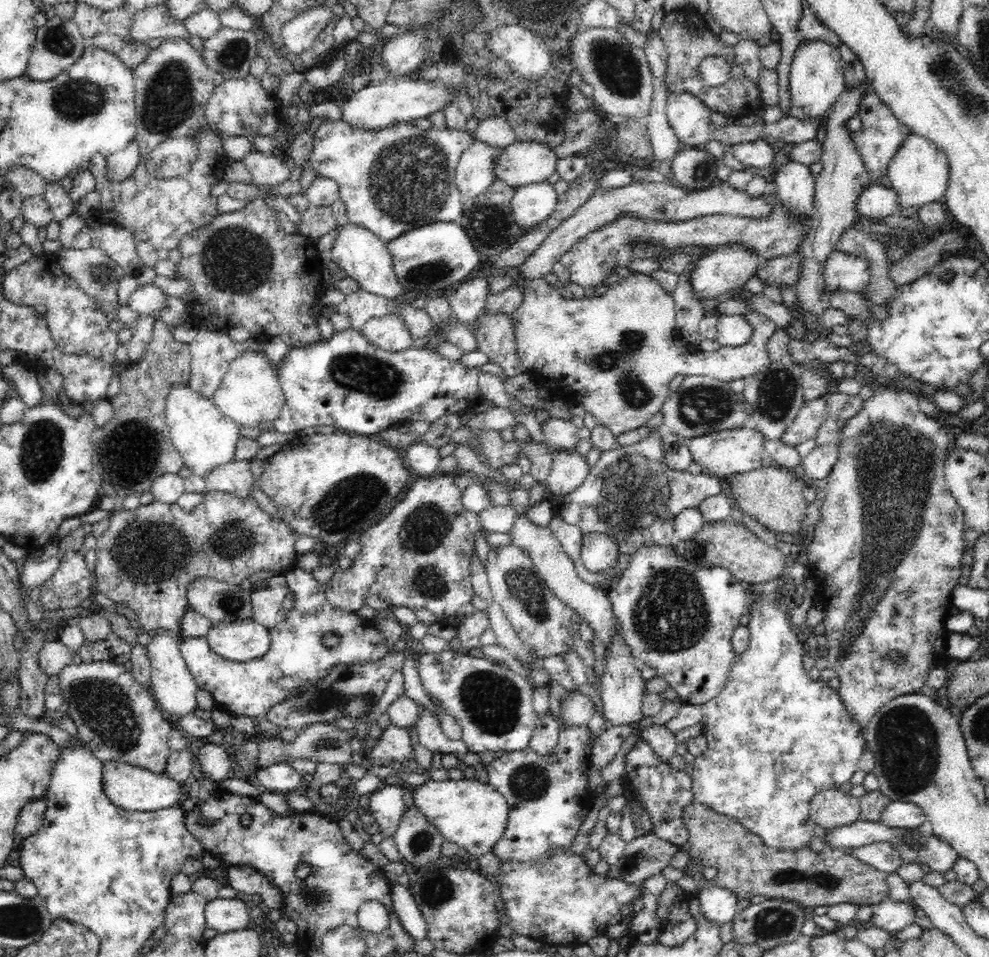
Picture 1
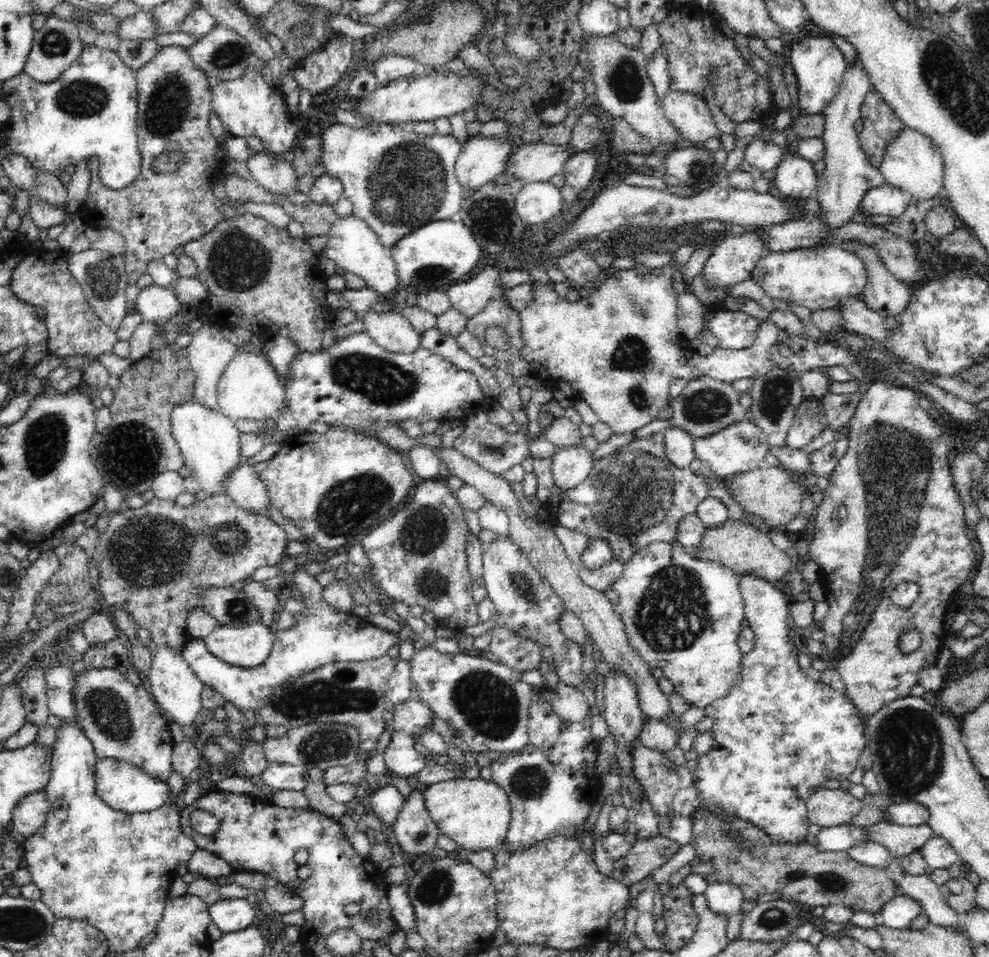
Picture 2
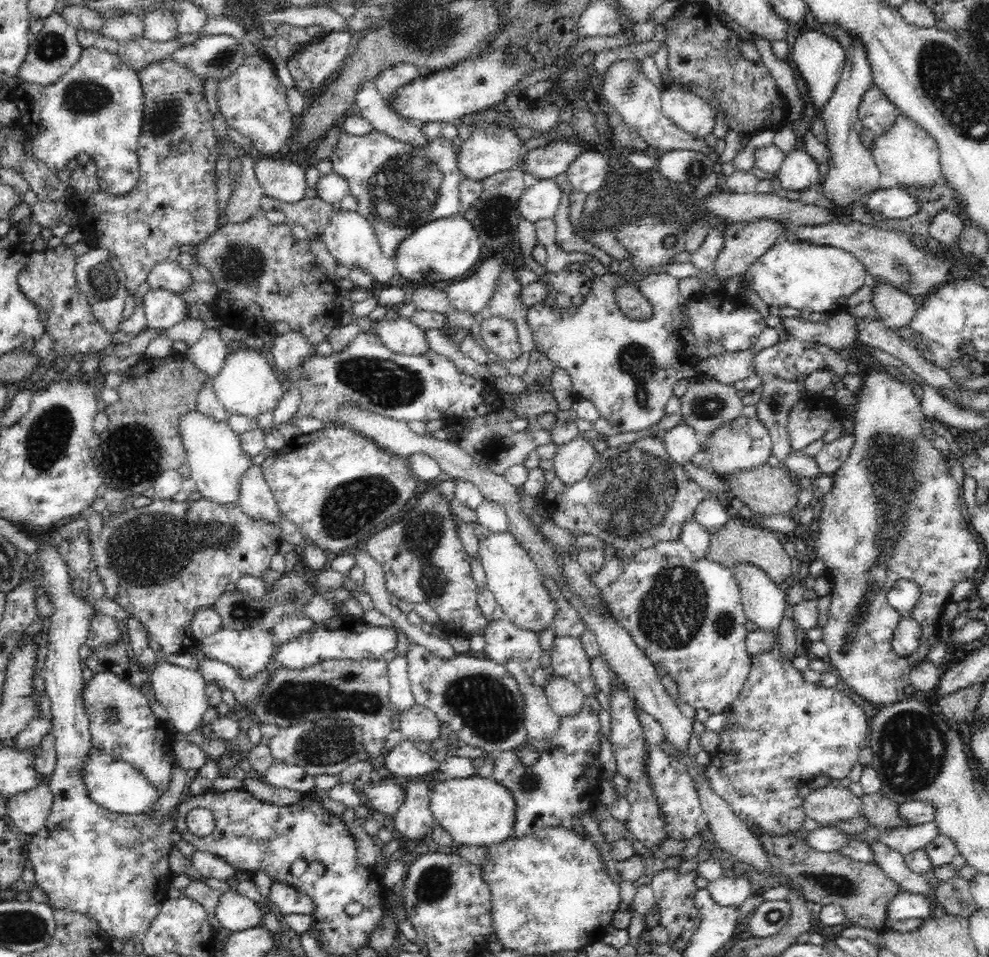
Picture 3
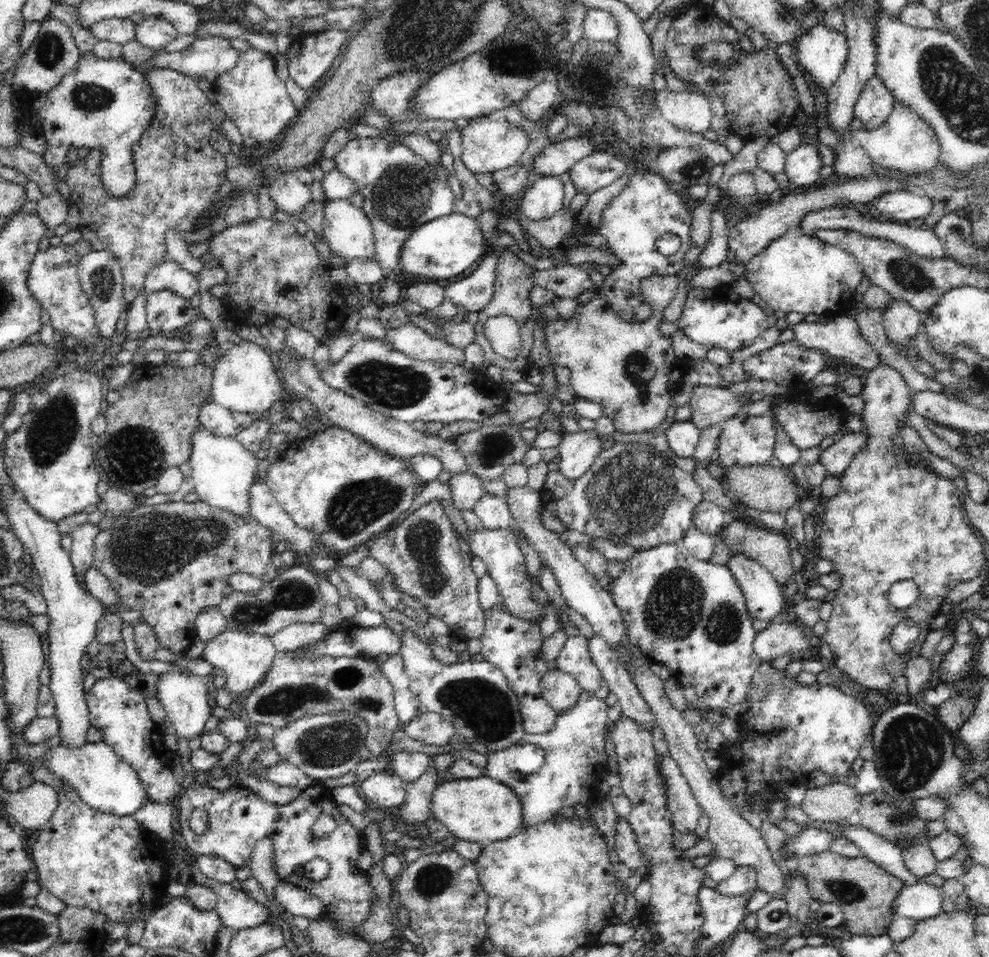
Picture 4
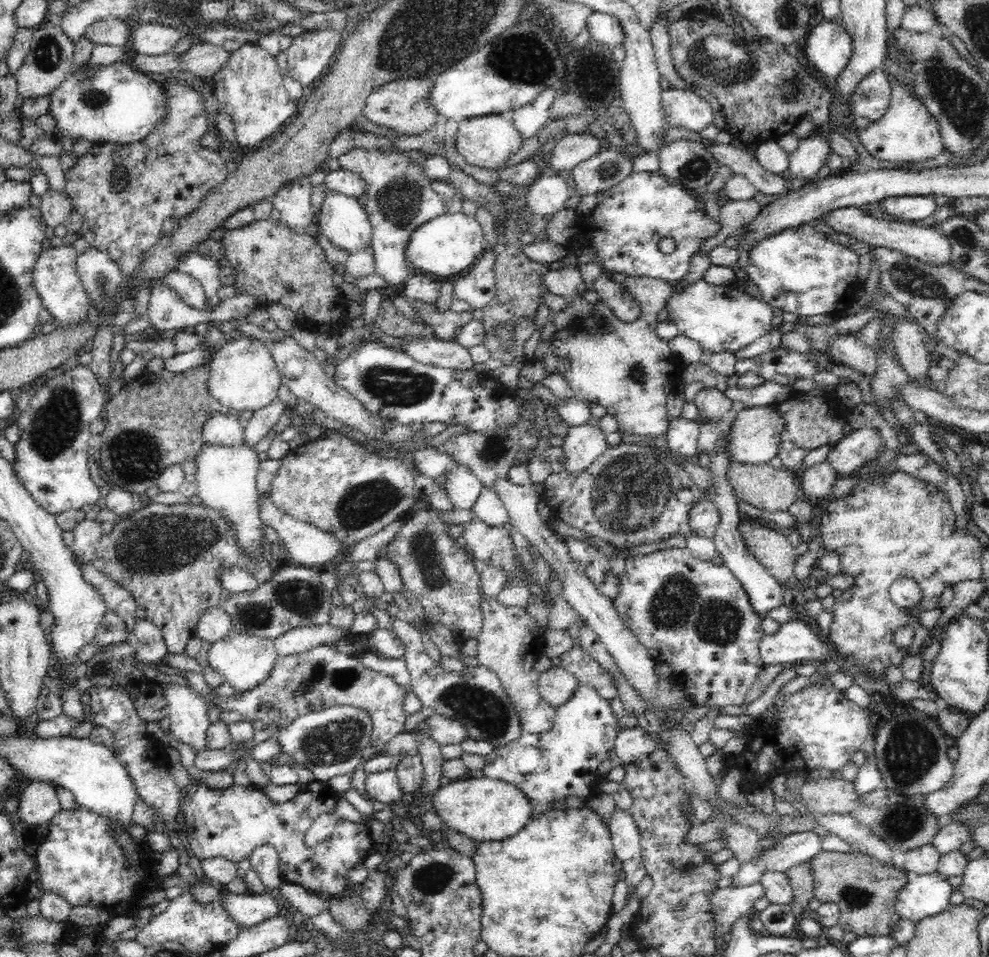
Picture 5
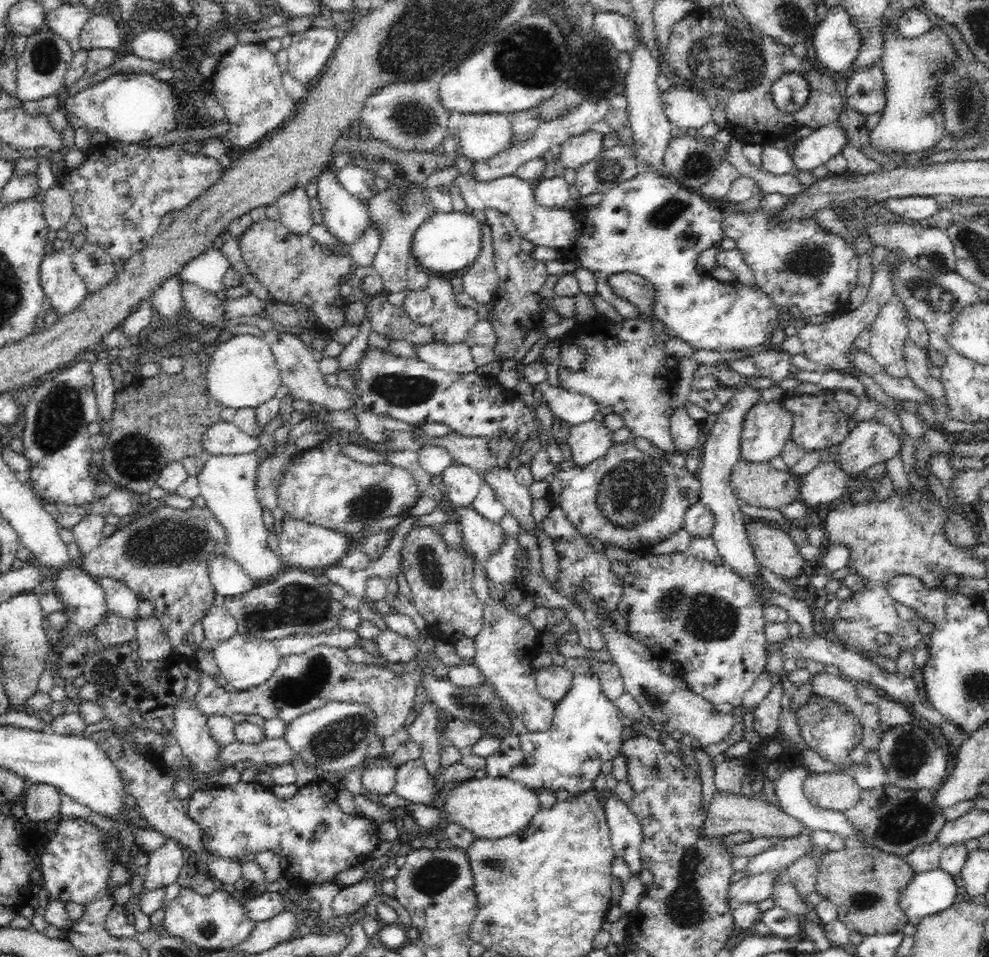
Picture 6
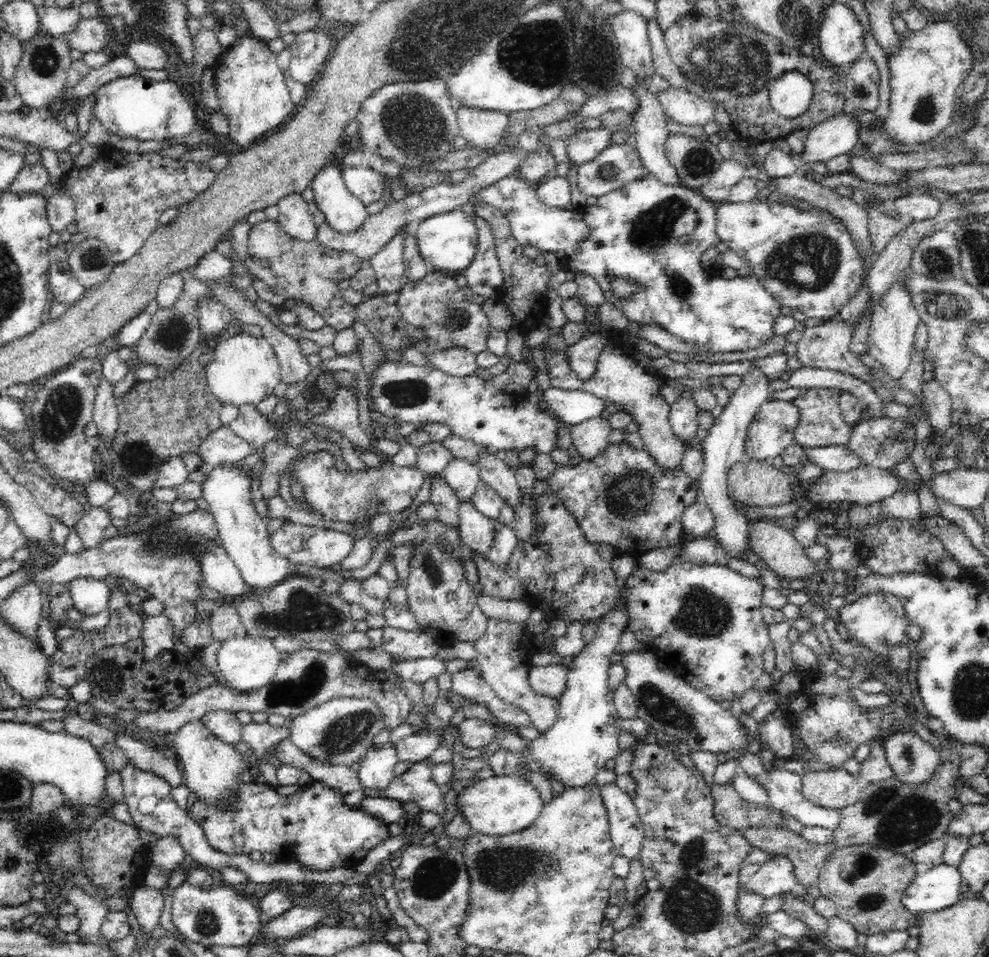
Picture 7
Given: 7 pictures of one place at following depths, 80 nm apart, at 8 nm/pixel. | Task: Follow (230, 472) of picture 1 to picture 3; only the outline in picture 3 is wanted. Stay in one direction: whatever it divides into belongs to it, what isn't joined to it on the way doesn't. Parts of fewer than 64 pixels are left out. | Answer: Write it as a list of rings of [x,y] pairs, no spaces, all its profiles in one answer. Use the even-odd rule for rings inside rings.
[[[250,465],[240,483],[241,505],[239,508],[242,512],[256,520],[264,520],[280,527],[280,520],[284,517],[278,511],[278,505],[269,484],[263,477],[263,469],[260,465]]]

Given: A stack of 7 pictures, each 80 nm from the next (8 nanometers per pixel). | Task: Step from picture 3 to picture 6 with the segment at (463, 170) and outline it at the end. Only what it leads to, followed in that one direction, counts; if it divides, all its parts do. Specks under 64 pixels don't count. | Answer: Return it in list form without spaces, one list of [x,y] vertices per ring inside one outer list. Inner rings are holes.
[[[511,113],[461,115],[457,130],[460,139],[458,152],[463,152],[472,163],[490,160],[513,145]]]

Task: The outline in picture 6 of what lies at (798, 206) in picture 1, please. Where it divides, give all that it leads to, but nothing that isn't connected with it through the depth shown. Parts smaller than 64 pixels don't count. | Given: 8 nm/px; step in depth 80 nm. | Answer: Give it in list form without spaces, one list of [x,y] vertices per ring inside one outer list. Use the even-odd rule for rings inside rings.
[[[837,122],[813,129],[810,135],[798,140],[795,151],[791,157],[798,172],[813,172],[814,168],[826,165],[829,160],[836,156],[843,148],[848,145],[846,133],[841,129]]]

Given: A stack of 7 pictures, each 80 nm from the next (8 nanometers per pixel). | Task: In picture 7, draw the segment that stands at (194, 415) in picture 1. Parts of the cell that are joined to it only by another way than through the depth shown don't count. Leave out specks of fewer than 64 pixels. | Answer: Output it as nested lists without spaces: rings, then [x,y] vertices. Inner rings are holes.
[[[236,463],[219,464],[212,470],[207,469],[207,471],[206,479],[201,484],[201,496],[208,503],[209,512],[215,519],[219,542],[223,545],[229,557],[236,563],[242,575],[242,580],[249,587],[249,590],[273,588],[292,575],[302,575],[309,578],[319,577],[324,581],[331,579],[339,583],[347,581],[341,573],[342,569],[337,567],[325,569],[304,564],[294,565],[288,559],[276,553],[270,545],[266,531],[268,519],[262,518],[254,507],[253,493],[250,491],[251,479]]]

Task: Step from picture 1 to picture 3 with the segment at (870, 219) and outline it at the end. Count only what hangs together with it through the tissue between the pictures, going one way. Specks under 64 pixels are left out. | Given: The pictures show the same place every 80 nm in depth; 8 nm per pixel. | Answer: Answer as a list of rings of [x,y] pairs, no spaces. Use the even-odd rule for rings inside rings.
[[[897,185],[887,189],[876,189],[864,201],[870,214],[879,212],[886,220],[908,218],[919,209],[916,197]]]

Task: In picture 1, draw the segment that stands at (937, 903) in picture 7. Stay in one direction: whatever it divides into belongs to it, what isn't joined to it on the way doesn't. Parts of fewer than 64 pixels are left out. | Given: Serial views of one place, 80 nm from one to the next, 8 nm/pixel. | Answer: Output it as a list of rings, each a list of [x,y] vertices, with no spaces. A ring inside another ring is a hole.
[[[885,899],[873,906],[870,925],[886,932],[901,932],[906,926],[914,923],[914,904]]]

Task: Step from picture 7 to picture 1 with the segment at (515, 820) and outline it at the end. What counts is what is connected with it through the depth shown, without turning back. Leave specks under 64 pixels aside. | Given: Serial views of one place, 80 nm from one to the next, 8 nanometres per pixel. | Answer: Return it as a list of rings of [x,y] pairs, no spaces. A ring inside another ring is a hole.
[[[448,778],[443,781],[426,781],[411,788],[411,791],[418,810],[422,811],[446,841],[456,844],[469,860],[492,853],[507,827],[509,806],[505,795],[489,783],[482,783],[475,778]]]

